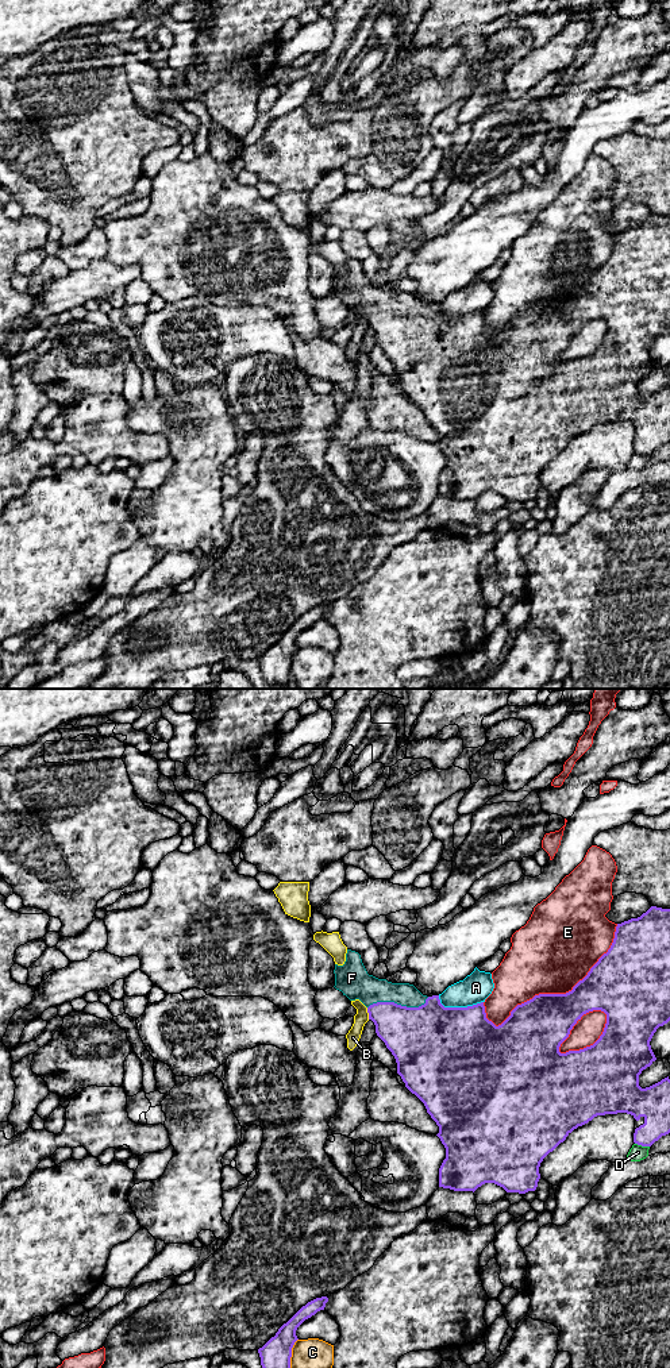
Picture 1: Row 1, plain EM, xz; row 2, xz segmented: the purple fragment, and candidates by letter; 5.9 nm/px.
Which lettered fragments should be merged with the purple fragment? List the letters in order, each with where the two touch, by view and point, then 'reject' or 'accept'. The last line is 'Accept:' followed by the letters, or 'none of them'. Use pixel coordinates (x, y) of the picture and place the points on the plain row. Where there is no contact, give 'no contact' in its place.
A: meets purple in xz at (458, 316); reject
B: meets purple in xz at (368, 320); reject
C: meets purple in xz at (291, 662); reject
D: meets purple in xz at (642, 454); reject
E: meets purple in xz at (559, 303); reject
F: meets purple in xz at (399, 313); accept
Accept: F

